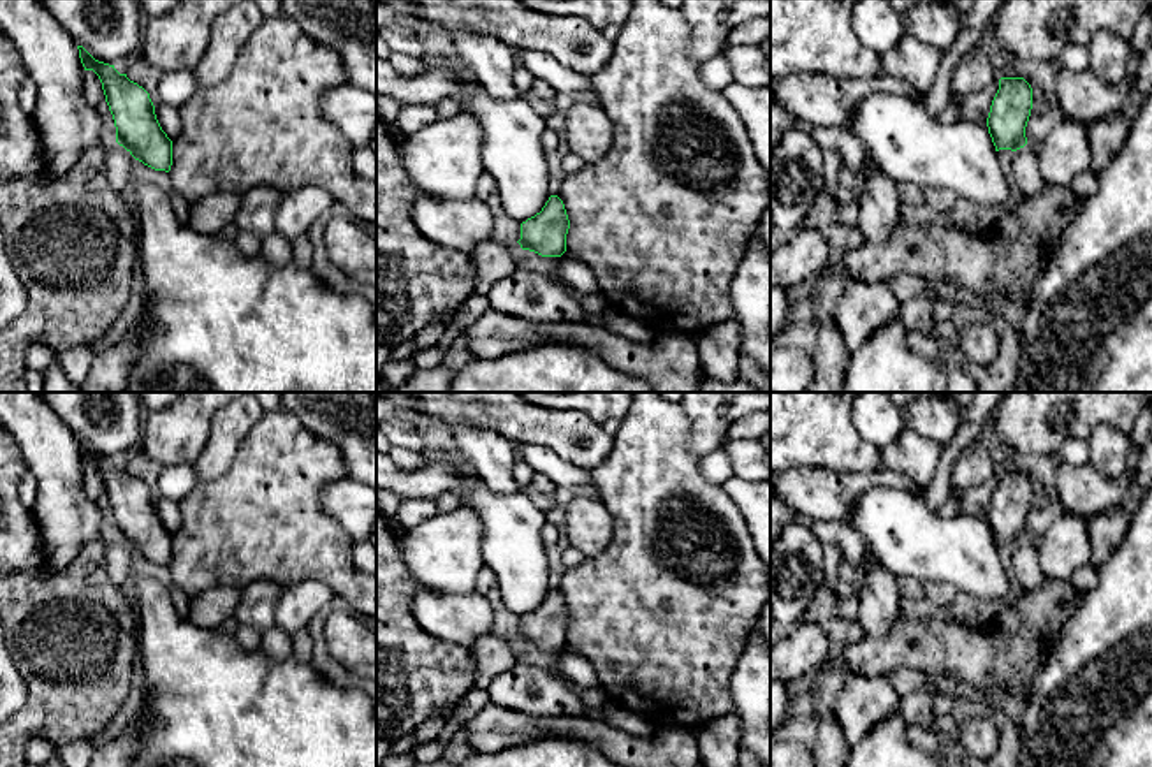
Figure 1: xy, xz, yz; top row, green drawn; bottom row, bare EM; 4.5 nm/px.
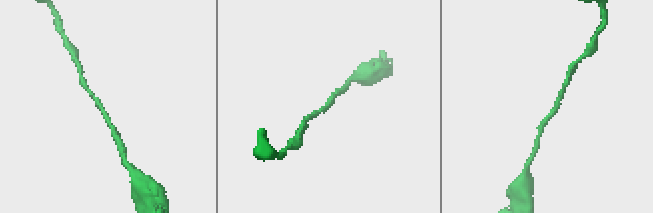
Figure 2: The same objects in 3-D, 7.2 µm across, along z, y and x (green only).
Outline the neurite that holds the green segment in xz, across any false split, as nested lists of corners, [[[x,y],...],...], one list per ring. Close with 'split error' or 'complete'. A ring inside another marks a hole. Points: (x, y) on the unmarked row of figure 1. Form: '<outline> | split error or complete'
[[[550,589],[540,607],[521,617],[522,644],[535,646],[542,651],[561,651],[566,646],[566,628],[570,614],[563,595]]] | complete

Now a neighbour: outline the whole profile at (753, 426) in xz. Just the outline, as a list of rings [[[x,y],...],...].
[[[753,412],[730,422],[725,440],[760,440],[770,429],[770,412]]]

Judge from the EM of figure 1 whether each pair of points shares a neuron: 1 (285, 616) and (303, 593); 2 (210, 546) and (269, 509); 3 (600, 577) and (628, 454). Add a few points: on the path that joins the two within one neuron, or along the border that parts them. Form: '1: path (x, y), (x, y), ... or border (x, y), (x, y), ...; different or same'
1: path (291, 611), (303, 598); same
2: path (224, 540), (238, 528), (255, 521); same
3: path (628, 547), (628, 484); same

